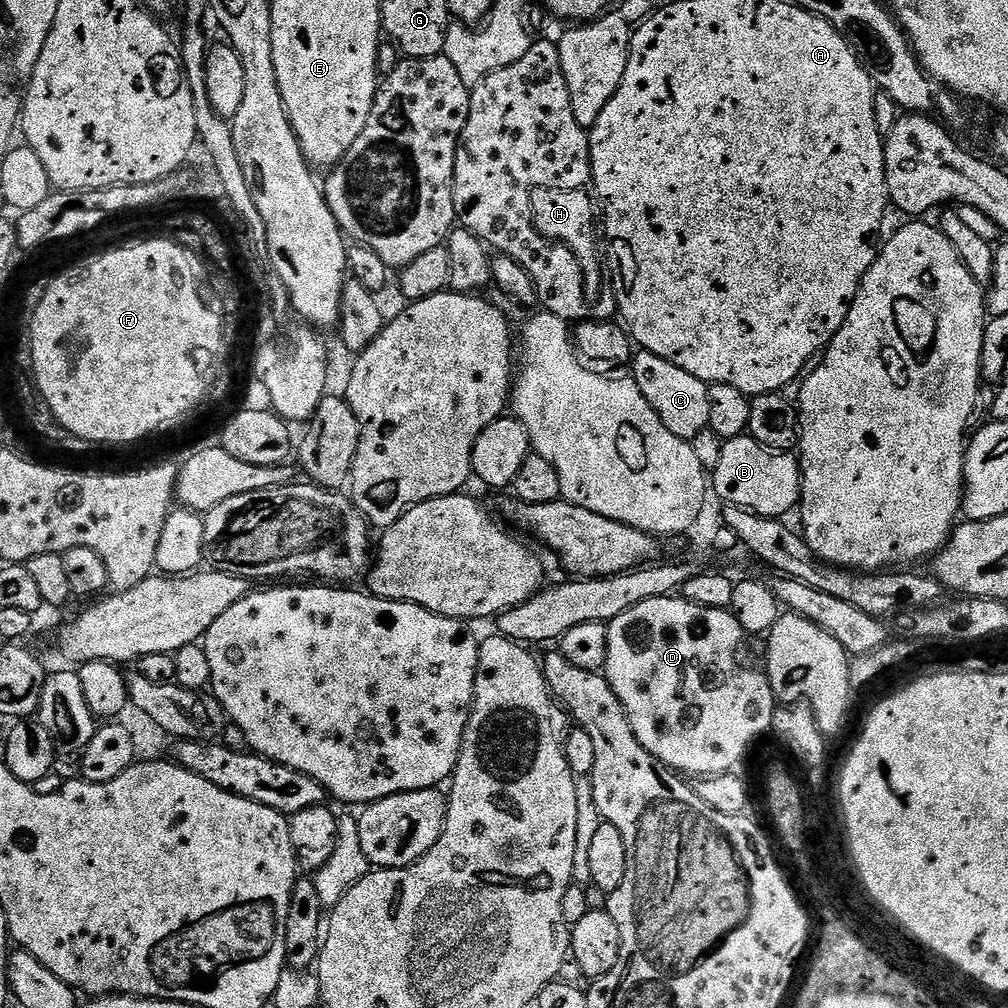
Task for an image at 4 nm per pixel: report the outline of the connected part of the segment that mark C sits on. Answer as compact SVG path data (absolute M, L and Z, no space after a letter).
M640 350L631 357L630 375L632 381L642 390L642 398L650 402L650 410L662 418L662 426L670 430L670 434L678 434L678 438L691 441L706 430L710 422L709 385L694 378L694 374L686 374L682 366L674 366L674 362L666 362L666 358L658 358L658 354Z

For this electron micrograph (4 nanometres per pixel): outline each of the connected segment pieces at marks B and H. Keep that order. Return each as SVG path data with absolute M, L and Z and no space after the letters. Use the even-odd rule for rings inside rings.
M747 434L724 441L722 458L718 458L718 466L710 472L711 491L715 495L717 492L725 505L733 504L773 518L787 517L787 512L799 505L801 483L800 462L795 455L772 452Z
M535 187L531 191L531 210L532 224L548 240L560 246L568 247L579 265L583 268L584 289L590 302L599 299L600 294L604 290L602 285L602 268L598 260L598 242L596 240L596 232L594 230L594 206L592 204L593 197L585 189L576 189L567 191L564 188L554 187Z

